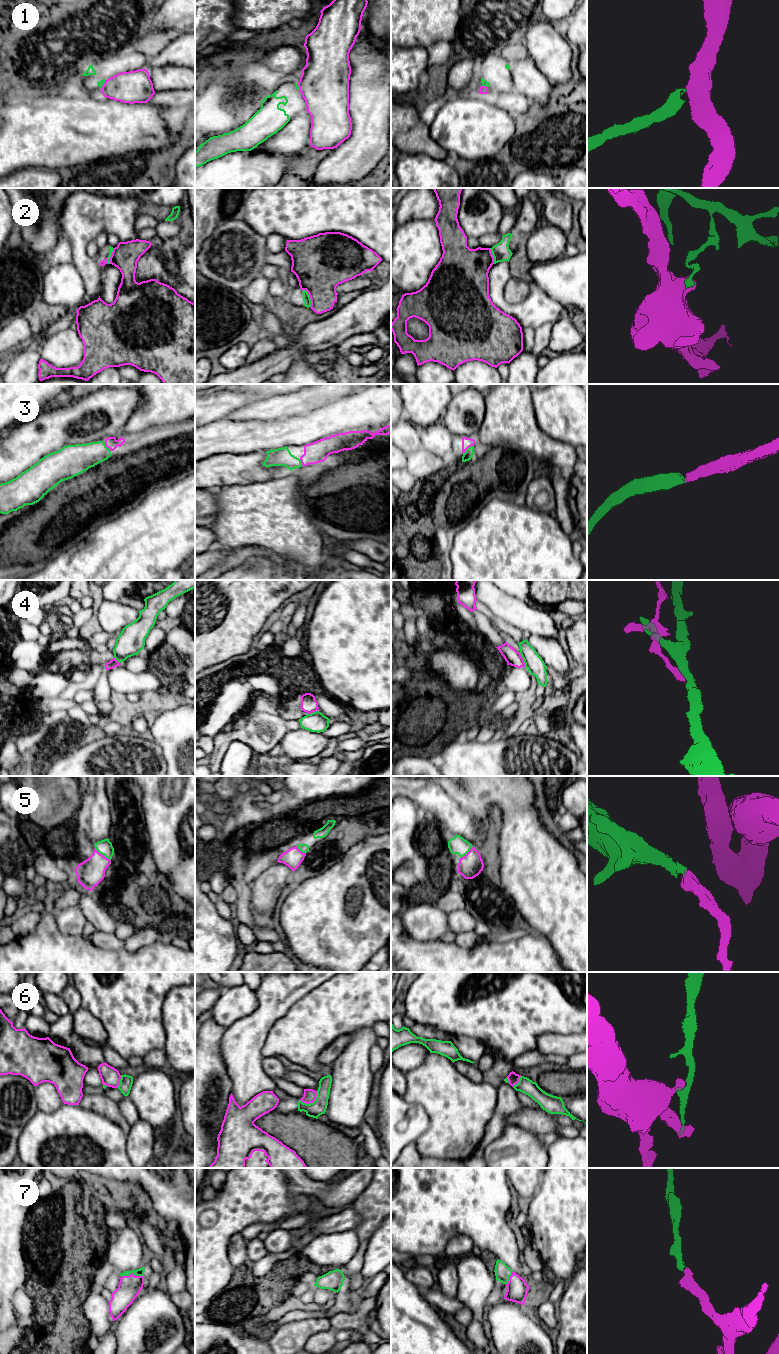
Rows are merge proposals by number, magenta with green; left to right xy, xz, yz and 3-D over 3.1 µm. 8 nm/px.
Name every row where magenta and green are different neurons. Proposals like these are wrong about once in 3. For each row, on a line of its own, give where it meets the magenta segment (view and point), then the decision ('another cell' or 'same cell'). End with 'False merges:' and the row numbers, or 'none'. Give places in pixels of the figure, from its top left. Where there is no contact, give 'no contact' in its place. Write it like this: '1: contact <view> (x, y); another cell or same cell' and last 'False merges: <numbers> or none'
1: contact xy (104, 84); another cell
2: contact xz (310, 298); another cell
3: contact yz (467, 448); same cell
4: contact yz (523, 660); another cell
5: contact xy (101, 854); same cell
6: contact xz (311, 1102); another cell
7: contact xy (132, 1274); same cell
False merges: 1, 2, 4, 6

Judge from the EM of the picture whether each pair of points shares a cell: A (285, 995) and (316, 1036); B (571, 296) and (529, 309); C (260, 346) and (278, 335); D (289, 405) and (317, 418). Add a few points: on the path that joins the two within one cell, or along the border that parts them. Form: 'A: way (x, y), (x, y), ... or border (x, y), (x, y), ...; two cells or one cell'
A: border (311, 990), (299, 998), (276, 1021); two cells
B: border (537, 286), (563, 305); two cells
C: border (261, 338), (271, 340), (277, 348); two cells
D: border (327, 403), (305, 413), (291, 415), (283, 419); two cells

